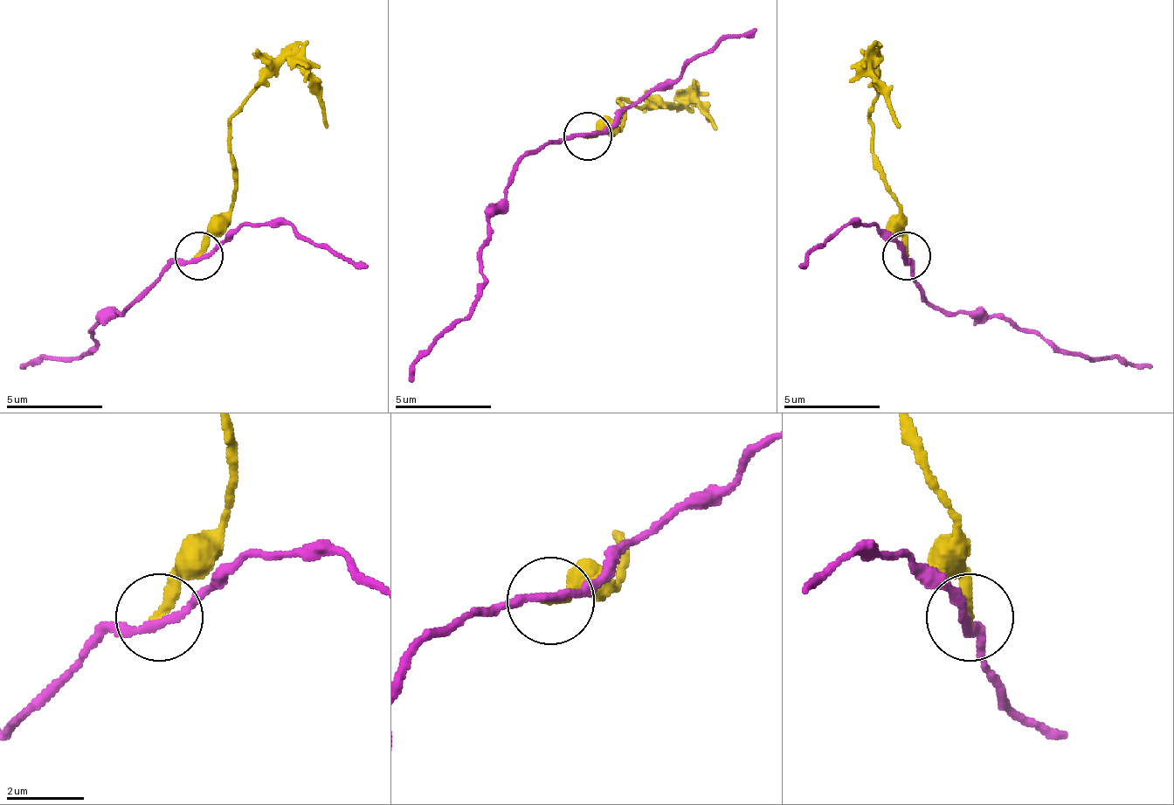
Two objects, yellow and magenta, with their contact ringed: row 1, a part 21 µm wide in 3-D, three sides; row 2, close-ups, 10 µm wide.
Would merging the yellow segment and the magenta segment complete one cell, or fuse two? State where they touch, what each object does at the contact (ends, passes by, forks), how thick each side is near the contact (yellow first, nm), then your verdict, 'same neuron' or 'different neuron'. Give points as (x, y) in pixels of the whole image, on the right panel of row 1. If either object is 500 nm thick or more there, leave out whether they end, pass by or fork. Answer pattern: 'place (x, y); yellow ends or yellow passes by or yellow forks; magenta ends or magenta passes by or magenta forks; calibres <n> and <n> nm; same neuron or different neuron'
place (907, 255); yellow ends; magenta passes by; calibres 280 and 200 nm; different neuron

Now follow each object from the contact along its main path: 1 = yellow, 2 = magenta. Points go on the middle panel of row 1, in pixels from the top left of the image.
1: (589, 137), (623, 123), (618, 99), (694, 104), (709, 118), (714, 128)
2: (589, 137), (564, 137), (516, 166), (507, 200), (487, 219), (487, 239), (478, 301), (424, 355), (410, 384)

